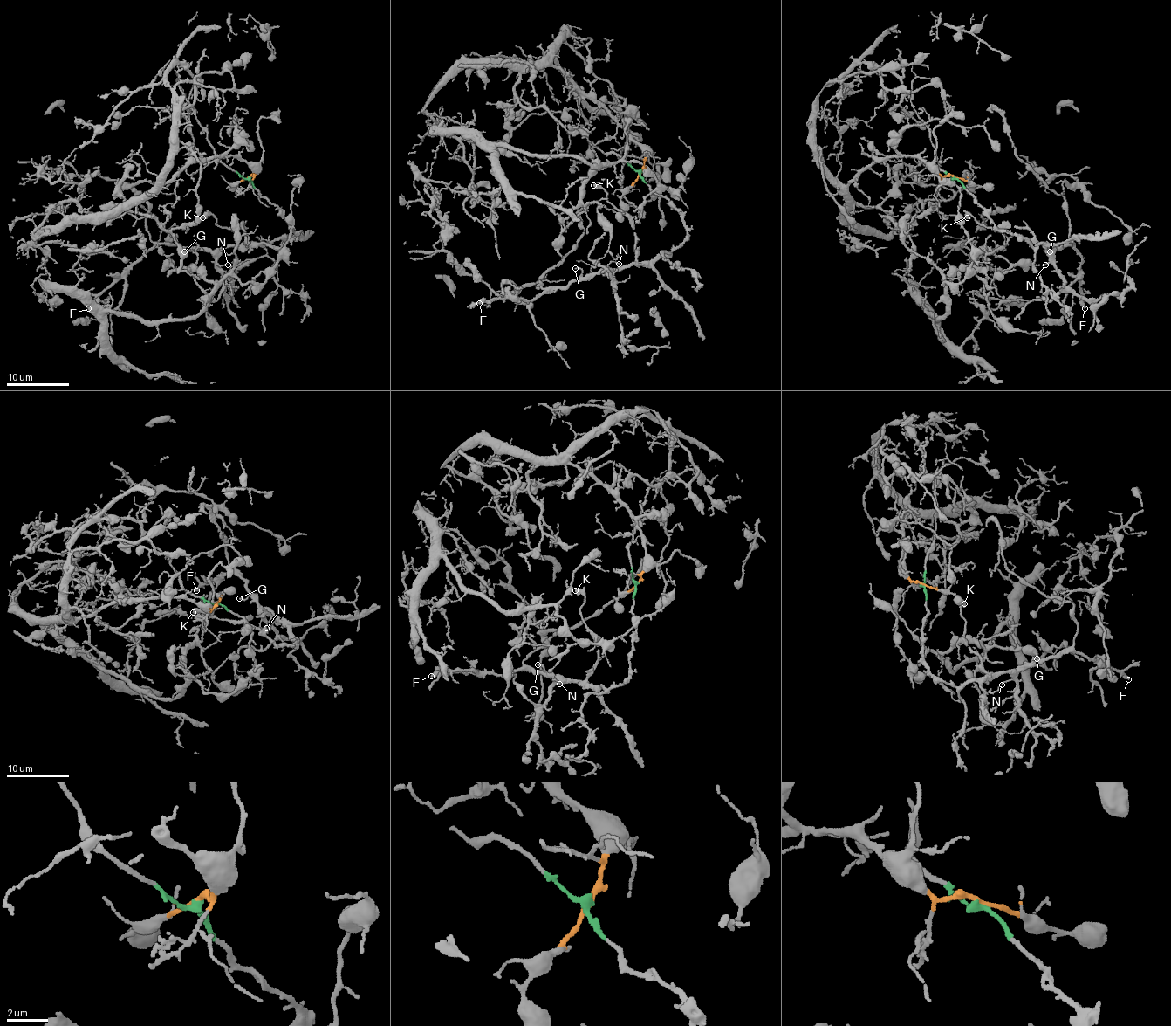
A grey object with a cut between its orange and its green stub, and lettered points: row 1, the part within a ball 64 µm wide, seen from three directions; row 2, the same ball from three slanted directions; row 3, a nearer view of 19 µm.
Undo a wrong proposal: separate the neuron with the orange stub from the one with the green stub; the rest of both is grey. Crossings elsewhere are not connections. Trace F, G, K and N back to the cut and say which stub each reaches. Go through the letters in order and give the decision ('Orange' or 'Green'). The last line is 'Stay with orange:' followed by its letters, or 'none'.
F: Green
G: Green
K: Green
N: Green
Stay with orange: none

